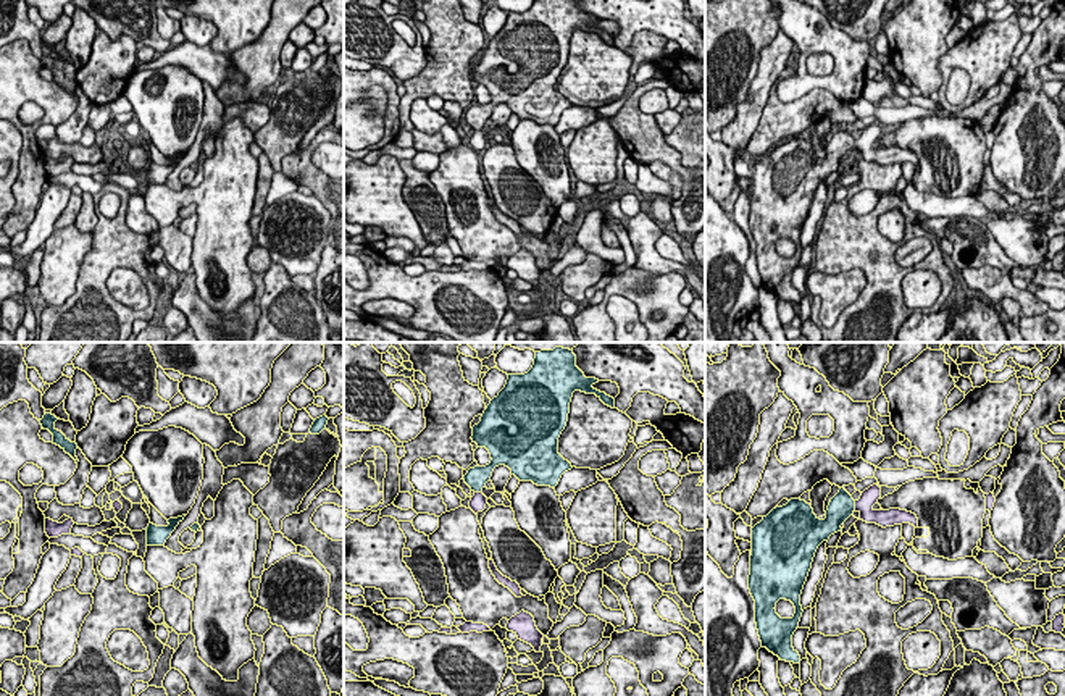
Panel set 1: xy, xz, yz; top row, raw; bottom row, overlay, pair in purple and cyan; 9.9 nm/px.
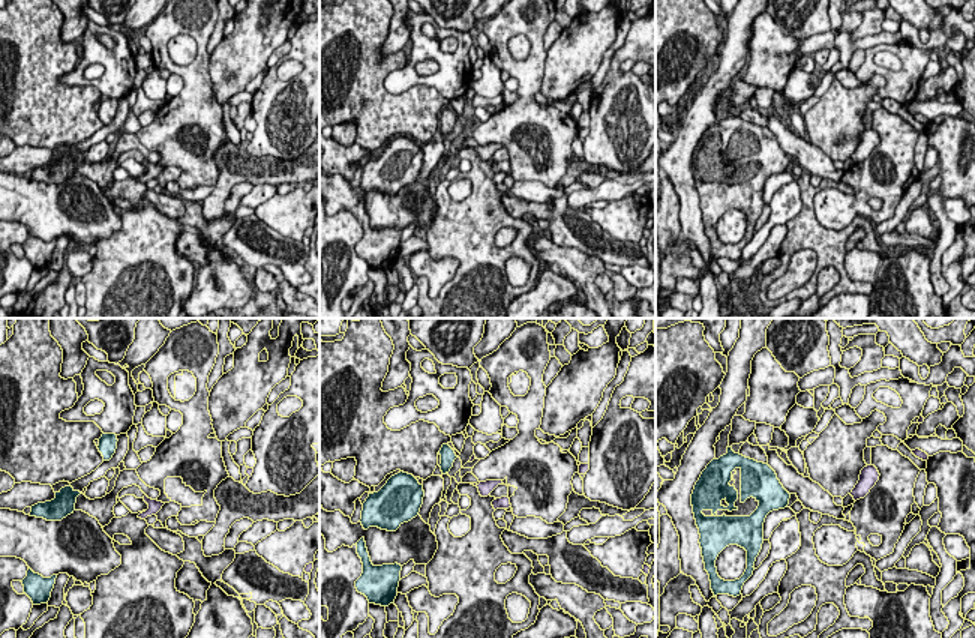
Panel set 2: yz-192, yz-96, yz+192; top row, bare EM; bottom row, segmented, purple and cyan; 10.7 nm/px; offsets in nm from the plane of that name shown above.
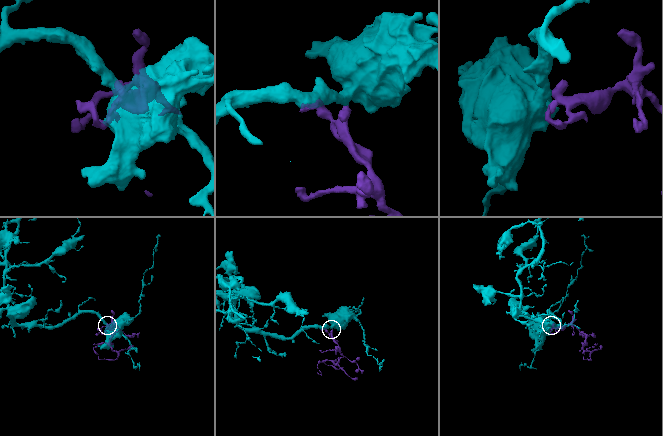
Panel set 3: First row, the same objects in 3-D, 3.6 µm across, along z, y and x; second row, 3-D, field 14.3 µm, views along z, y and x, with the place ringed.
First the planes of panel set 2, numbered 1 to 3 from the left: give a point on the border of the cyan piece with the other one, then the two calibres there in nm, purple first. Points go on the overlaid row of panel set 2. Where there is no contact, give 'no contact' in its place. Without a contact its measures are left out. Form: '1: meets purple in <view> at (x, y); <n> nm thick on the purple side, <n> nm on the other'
1: no contact
2: no contact
3: no contact

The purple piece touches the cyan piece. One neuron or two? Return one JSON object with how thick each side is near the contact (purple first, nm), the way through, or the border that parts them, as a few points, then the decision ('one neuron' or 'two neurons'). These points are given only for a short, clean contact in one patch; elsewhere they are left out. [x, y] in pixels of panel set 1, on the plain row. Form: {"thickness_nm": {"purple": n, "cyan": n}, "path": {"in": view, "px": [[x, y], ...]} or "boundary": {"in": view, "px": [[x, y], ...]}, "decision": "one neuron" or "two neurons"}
{"thickness_nm": {"purple": 170, "cyan": 240}, "path": {"in": "yz", "px": [[870, 134], [856, 144], [841, 146]]}, "decision": "one neuron"}

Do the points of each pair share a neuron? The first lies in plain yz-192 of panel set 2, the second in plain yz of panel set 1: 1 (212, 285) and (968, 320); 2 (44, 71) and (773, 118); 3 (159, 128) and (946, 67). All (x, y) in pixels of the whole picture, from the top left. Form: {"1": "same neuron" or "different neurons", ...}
{"1": "different neurons", "2": "same neuron", "3": "different neurons"}

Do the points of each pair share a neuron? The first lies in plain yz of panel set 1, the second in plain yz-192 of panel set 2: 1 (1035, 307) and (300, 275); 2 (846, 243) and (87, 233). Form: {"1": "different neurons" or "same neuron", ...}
{"1": "different neurons", "2": "different neurons"}

